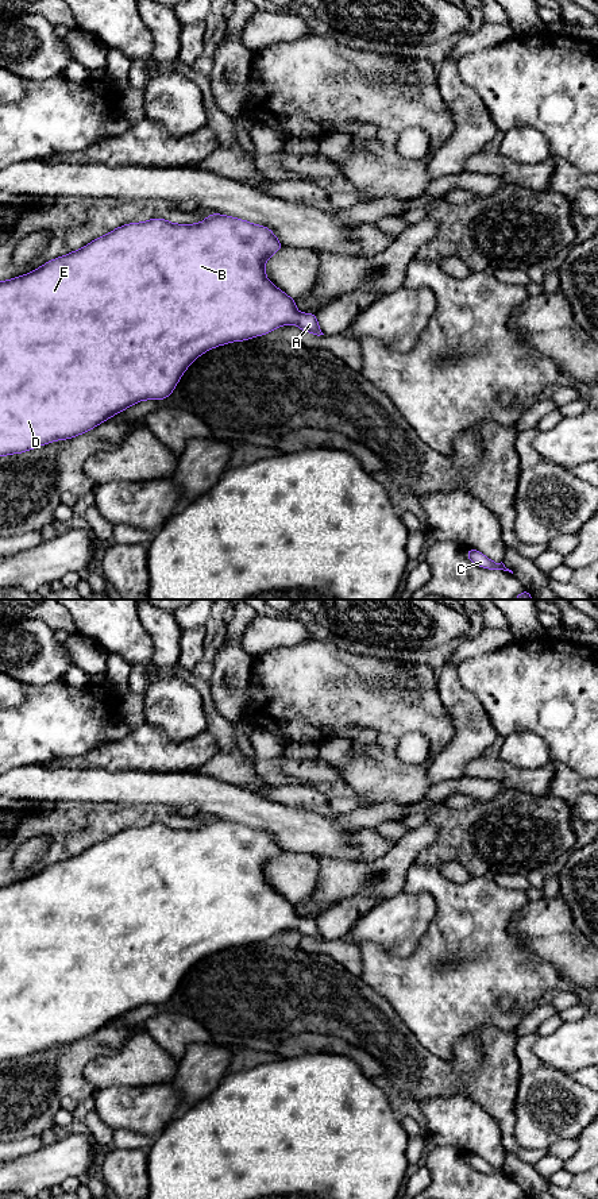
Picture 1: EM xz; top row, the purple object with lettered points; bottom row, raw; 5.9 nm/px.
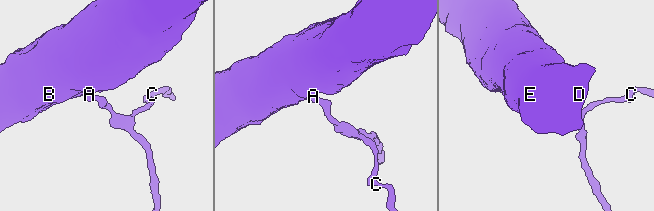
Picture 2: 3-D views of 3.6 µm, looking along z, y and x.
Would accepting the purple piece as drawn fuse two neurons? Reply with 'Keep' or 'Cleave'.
Keep

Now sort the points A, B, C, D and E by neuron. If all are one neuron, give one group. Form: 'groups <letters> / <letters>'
groups A B C D E

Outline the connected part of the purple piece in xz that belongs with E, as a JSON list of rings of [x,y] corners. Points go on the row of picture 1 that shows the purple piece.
[[[209,213],[198,224],[174,224],[154,217],[143,223],[124,224],[77,251],[49,261],[28,274],[1,281],[0,456],[22,454],[55,440],[76,437],[142,400],[167,398],[190,363],[213,347],[261,336],[286,324],[296,324],[301,331],[317,336],[324,335],[319,327],[316,313],[298,313],[296,300],[274,286],[265,274],[266,261],[282,247],[285,246],[270,228],[227,215]]]

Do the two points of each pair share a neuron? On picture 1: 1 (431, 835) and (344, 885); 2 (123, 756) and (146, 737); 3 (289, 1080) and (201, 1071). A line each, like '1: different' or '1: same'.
1: same
2: same
3: different

